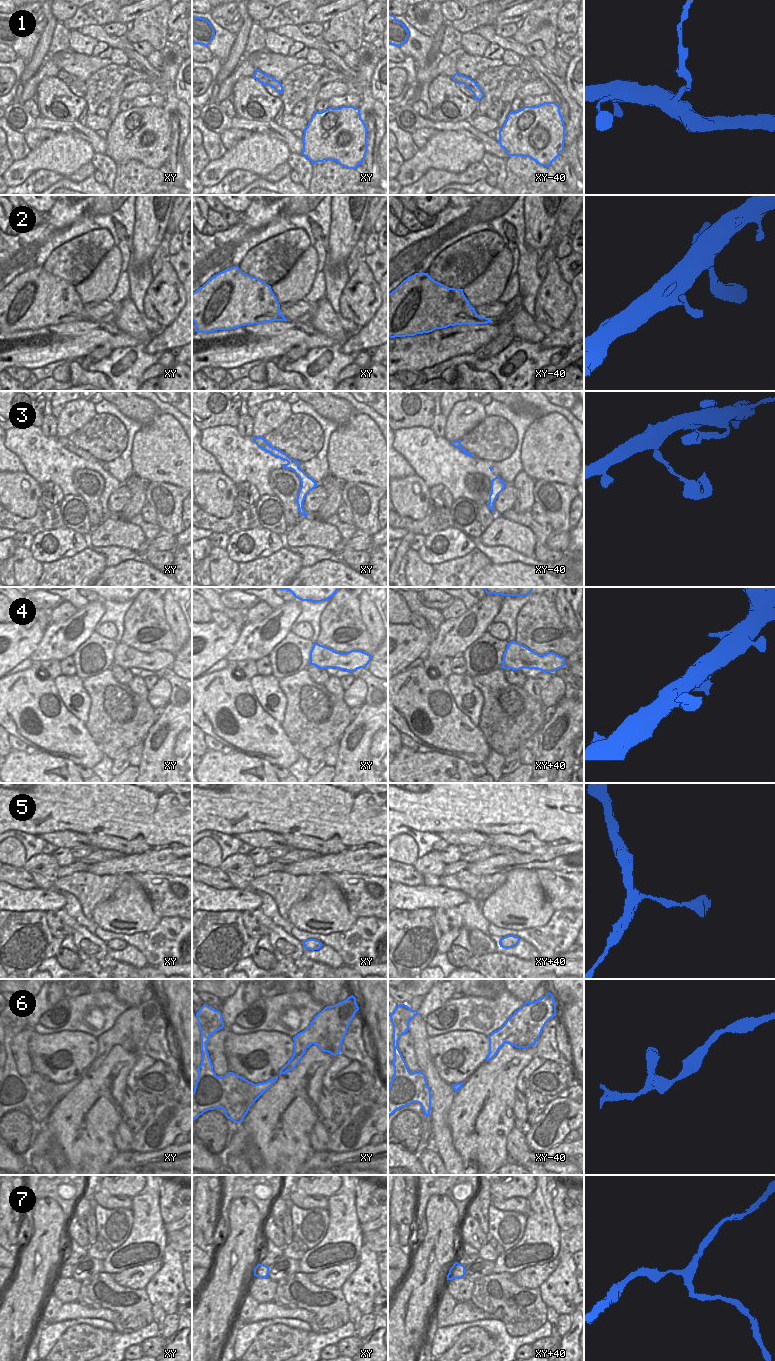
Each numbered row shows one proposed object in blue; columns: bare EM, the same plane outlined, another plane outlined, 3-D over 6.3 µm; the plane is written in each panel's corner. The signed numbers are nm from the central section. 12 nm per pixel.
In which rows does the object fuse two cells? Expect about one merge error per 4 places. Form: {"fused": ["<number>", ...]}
{"fused": ["1", "3", "6"]}

